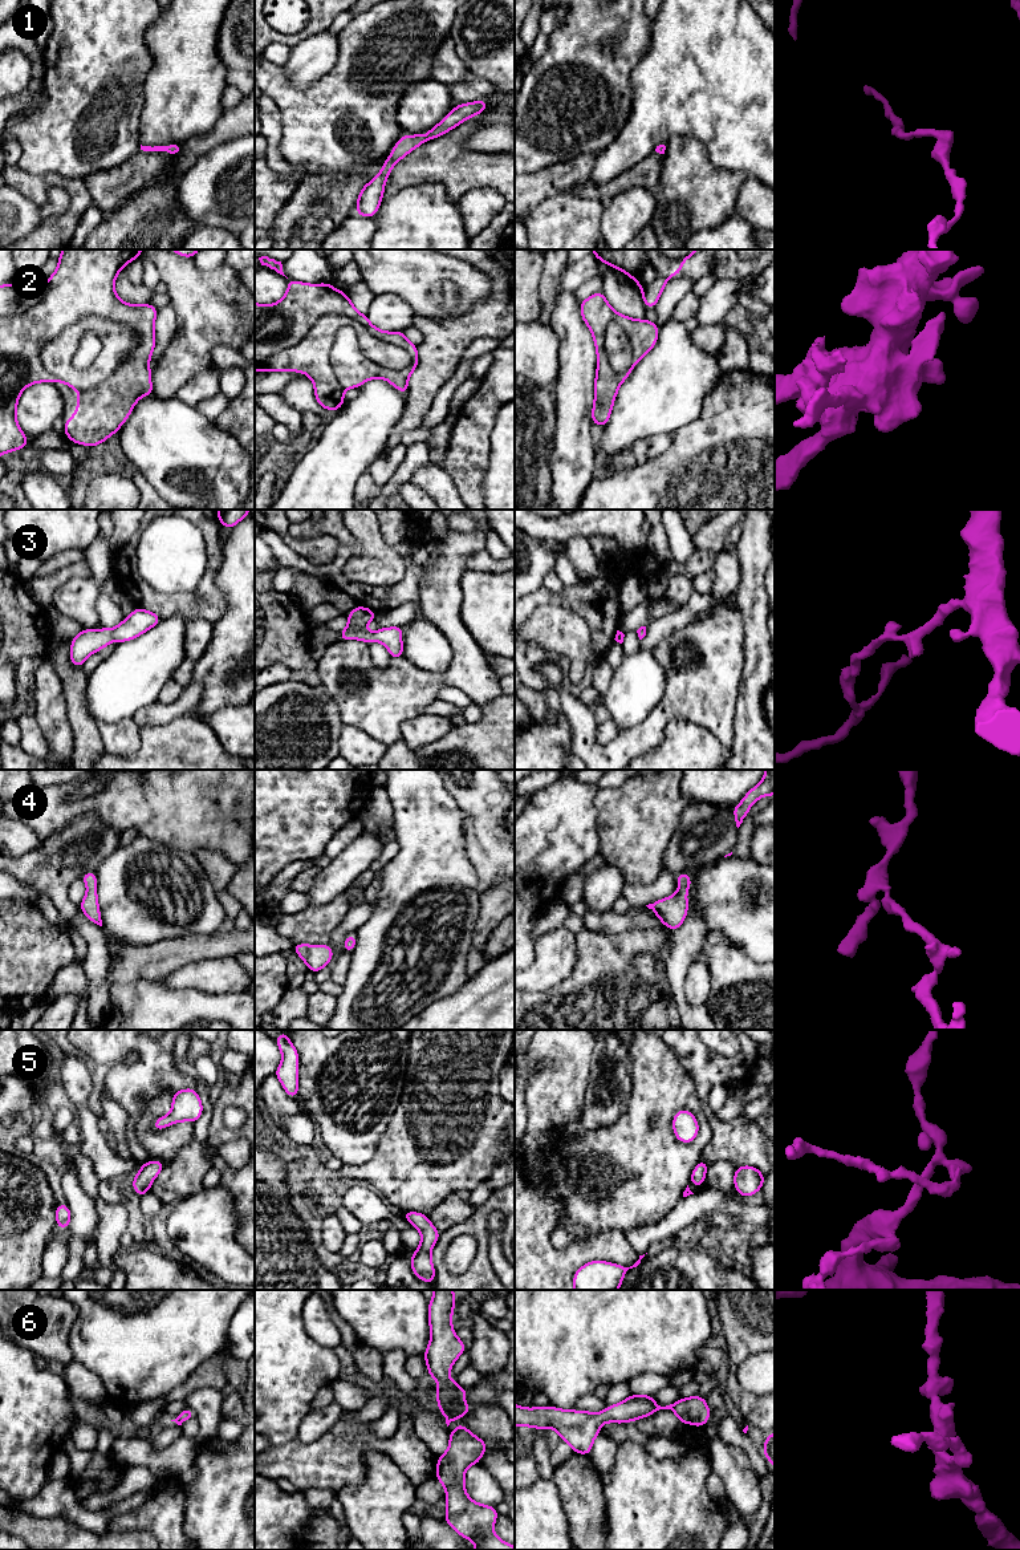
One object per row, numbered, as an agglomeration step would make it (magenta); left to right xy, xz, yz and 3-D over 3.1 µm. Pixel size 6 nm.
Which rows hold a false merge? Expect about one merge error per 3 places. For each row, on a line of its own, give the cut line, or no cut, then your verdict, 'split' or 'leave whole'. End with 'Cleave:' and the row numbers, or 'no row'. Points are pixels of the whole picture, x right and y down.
1: cut none; leave whole
2: cut xz (411, 358), (354, 320), (322, 315), (297, 344), (255, 364); split
3: cut none; leave whole
4: cut none; leave whole
5: cut none; leave whole
6: cut none; leave whole
Cleave: 2

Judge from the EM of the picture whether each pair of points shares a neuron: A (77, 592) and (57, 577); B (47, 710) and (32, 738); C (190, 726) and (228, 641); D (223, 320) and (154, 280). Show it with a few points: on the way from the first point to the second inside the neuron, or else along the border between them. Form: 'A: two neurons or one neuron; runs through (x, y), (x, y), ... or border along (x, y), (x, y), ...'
A: two neurons; border along (86, 562), (90, 573), (68, 579), (51, 604)
B: two neurons; border along (33, 717), (48, 745), (48, 755)
C: two neurons; border along (190, 714), (202, 721)
D: two neurons; border along (153, 263), (162, 281)

